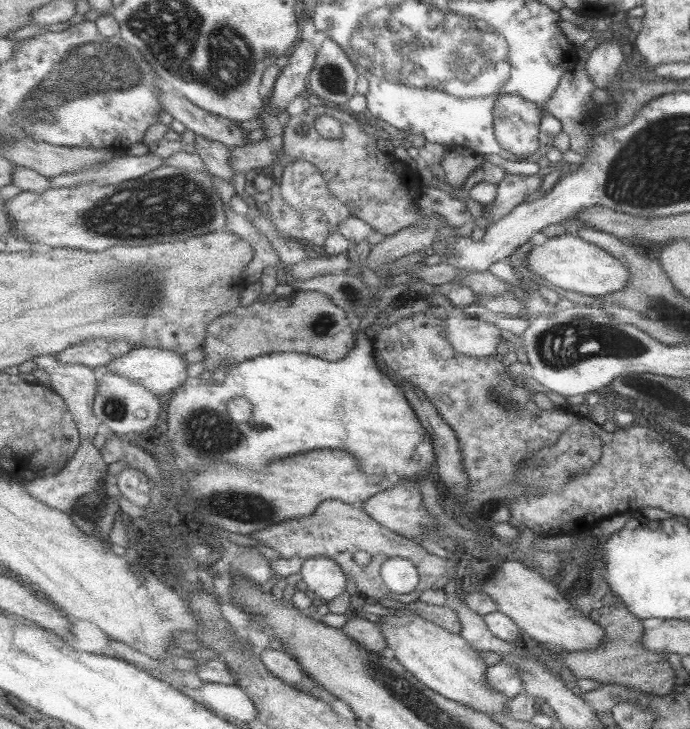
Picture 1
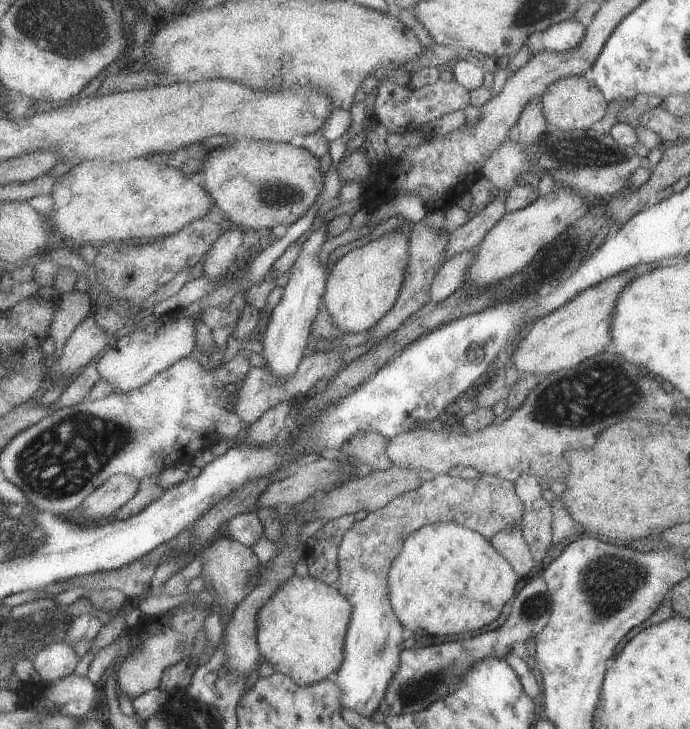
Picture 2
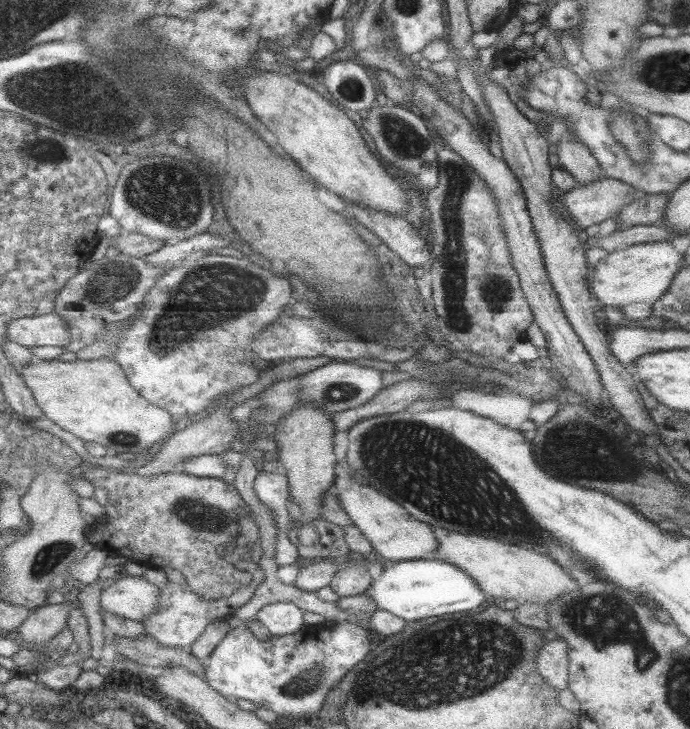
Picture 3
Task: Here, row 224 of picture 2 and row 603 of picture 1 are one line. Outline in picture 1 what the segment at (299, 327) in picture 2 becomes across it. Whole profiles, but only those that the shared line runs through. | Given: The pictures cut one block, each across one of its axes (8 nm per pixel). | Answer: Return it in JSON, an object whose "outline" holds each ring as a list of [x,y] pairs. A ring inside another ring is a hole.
{"outline":[[[314,557],[305,562],[303,580],[308,584],[309,594],[322,598],[329,604],[348,588],[348,574],[338,561],[330,557]]]}

